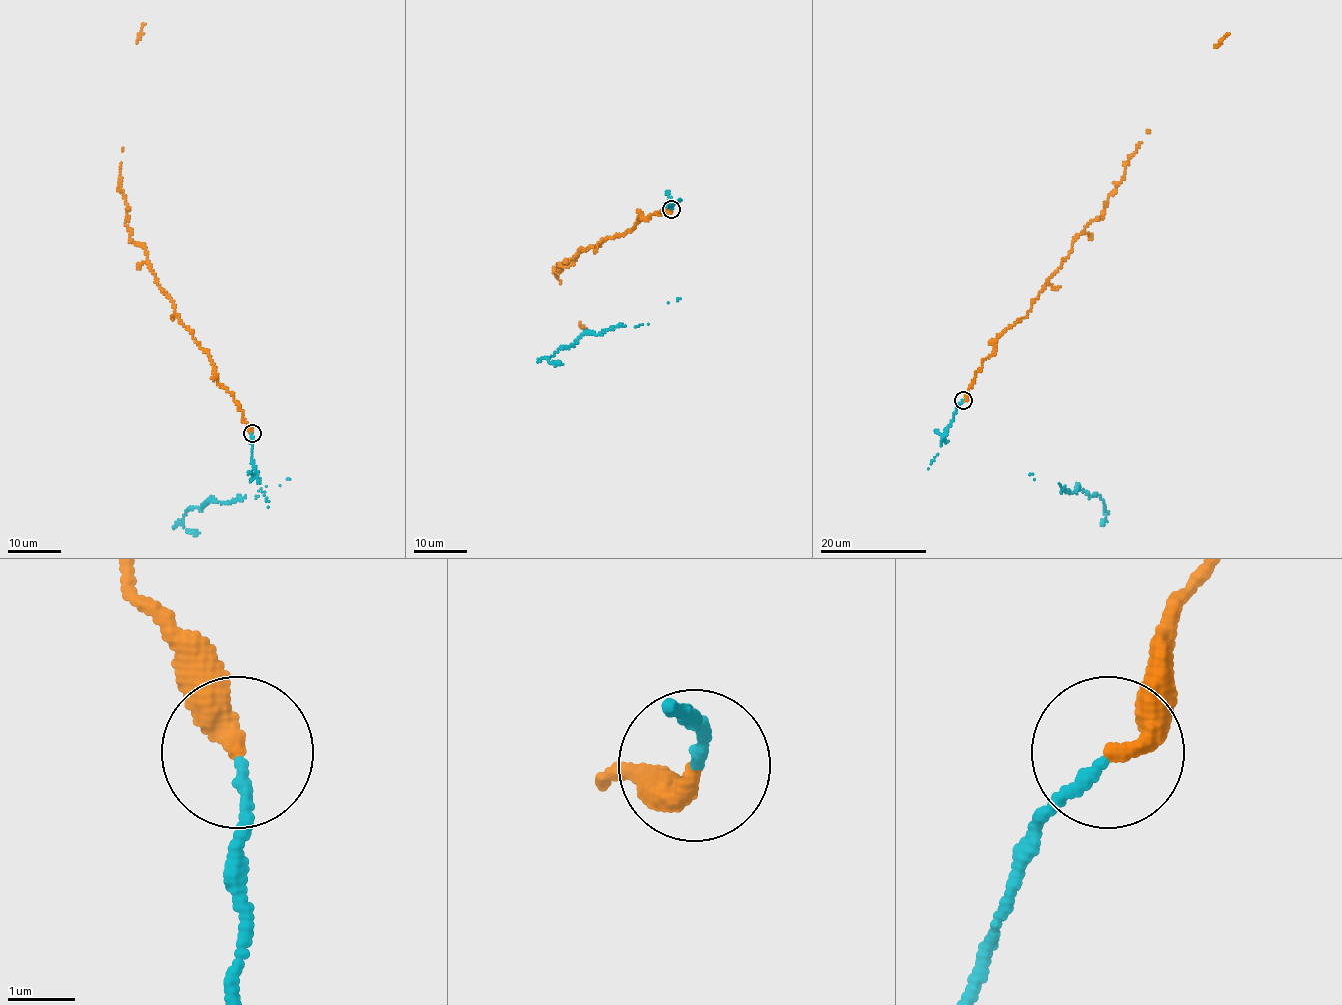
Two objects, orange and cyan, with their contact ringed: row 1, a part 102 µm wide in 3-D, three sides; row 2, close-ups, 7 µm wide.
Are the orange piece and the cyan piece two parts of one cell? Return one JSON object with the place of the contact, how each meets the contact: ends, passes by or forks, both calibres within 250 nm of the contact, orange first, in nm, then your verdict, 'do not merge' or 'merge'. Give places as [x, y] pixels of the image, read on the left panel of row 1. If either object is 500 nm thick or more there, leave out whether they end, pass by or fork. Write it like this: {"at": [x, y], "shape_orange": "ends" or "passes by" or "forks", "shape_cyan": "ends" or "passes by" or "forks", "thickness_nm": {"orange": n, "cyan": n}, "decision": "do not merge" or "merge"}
{"at": [252, 433], "shape_orange": "ends", "shape_cyan": "ends", "thickness_nm": {"orange": 280, "cyan": 160}, "decision": "merge"}

